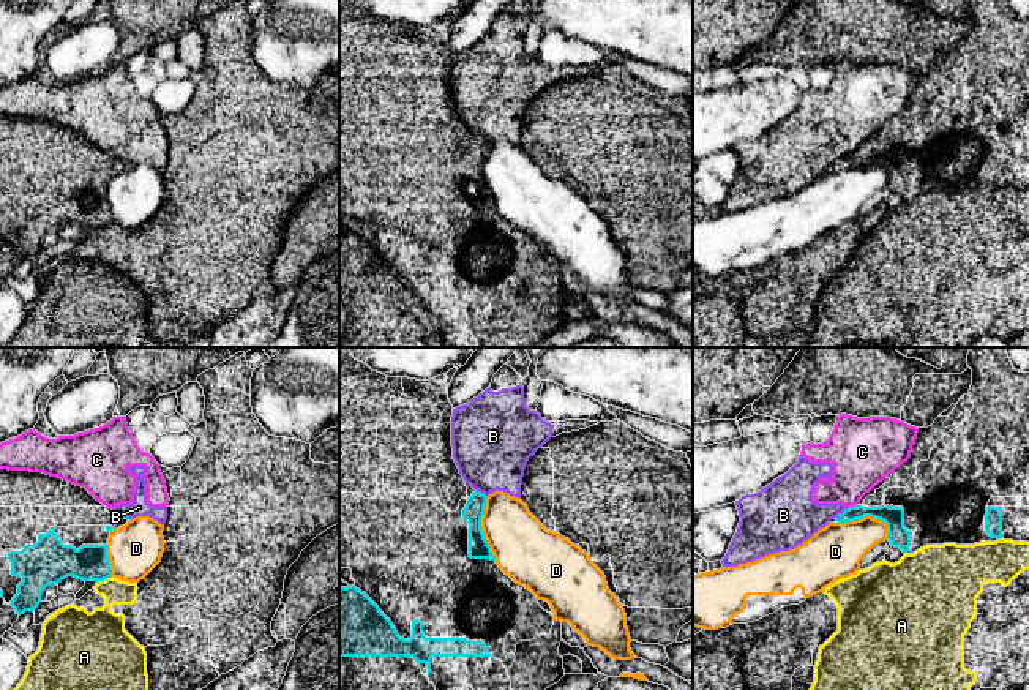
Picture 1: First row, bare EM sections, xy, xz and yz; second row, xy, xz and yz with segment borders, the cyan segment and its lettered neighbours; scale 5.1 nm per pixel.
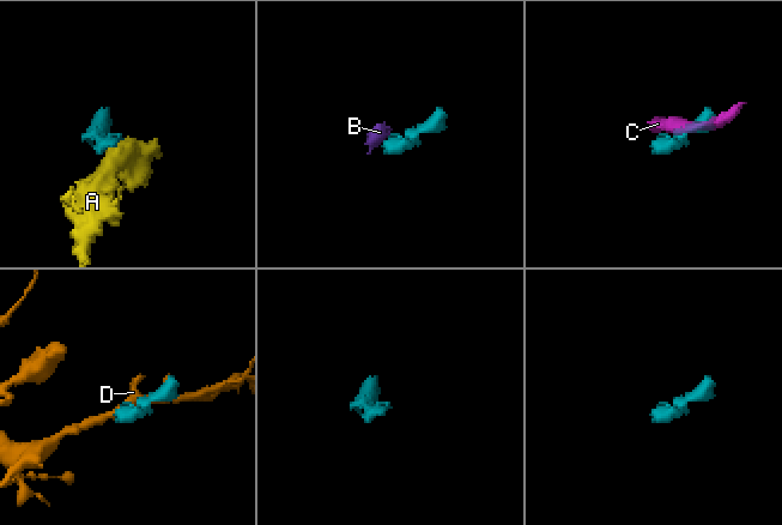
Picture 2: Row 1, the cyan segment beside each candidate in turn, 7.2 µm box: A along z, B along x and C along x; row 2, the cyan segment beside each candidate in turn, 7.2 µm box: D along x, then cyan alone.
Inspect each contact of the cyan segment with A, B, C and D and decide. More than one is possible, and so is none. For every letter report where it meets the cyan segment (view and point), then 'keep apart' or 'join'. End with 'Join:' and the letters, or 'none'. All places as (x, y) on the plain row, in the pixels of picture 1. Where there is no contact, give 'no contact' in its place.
A: meets cyan in xy at (104, 224); keep apart
B: meets cyan in yz at (840, 160); keep apart
C: meets cyan in yz at (851, 153); keep apart
D: meets cyan in yz at (867, 161); keep apart
Join: none

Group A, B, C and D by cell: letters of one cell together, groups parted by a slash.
A / B C / D

